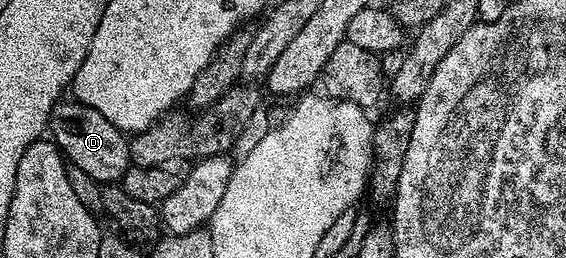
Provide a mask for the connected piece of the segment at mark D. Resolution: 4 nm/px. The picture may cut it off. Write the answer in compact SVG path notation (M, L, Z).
M78 101L58 102L50 113L49 133L51 139L62 152L65 159L73 166L79 167L98 184L120 182L126 170L131 166L129 160L129 143L126 134L114 127L99 111Z

